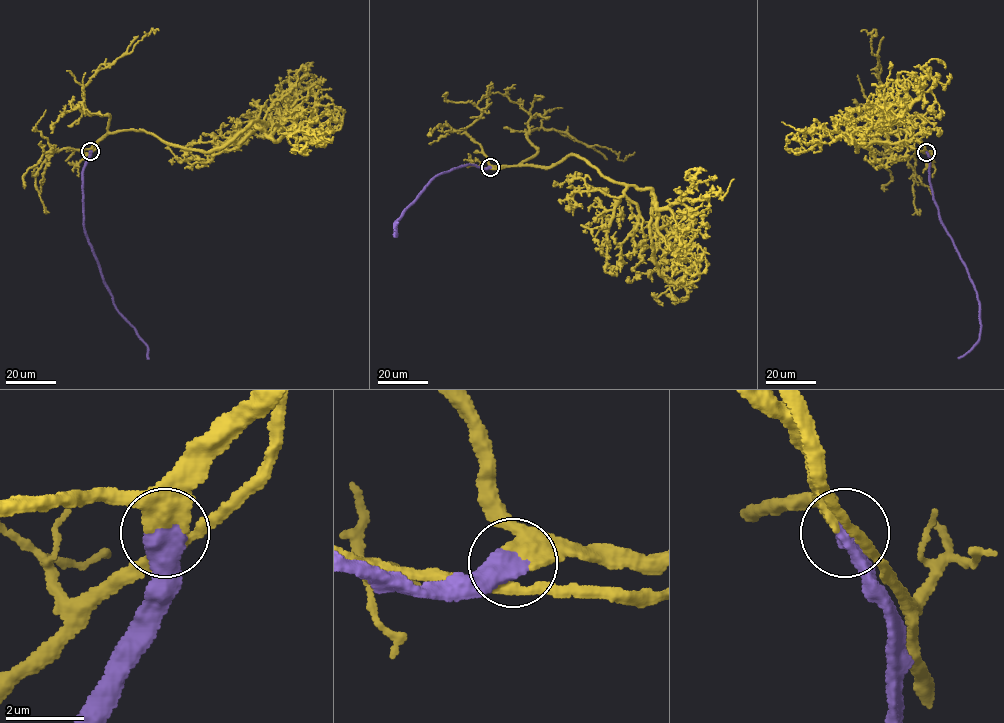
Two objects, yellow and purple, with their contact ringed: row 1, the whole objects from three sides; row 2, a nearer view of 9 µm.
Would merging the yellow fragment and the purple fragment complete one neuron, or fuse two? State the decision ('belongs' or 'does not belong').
belongs

